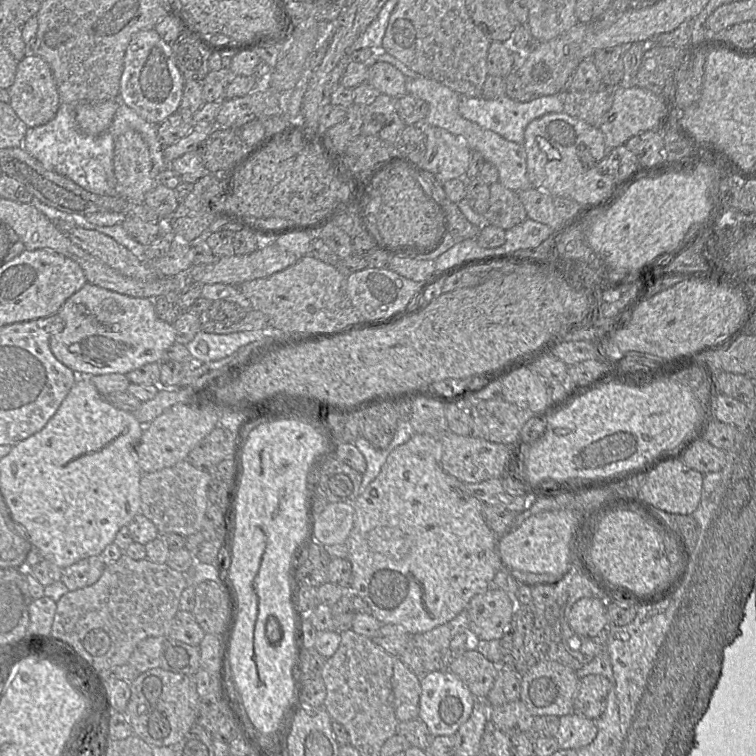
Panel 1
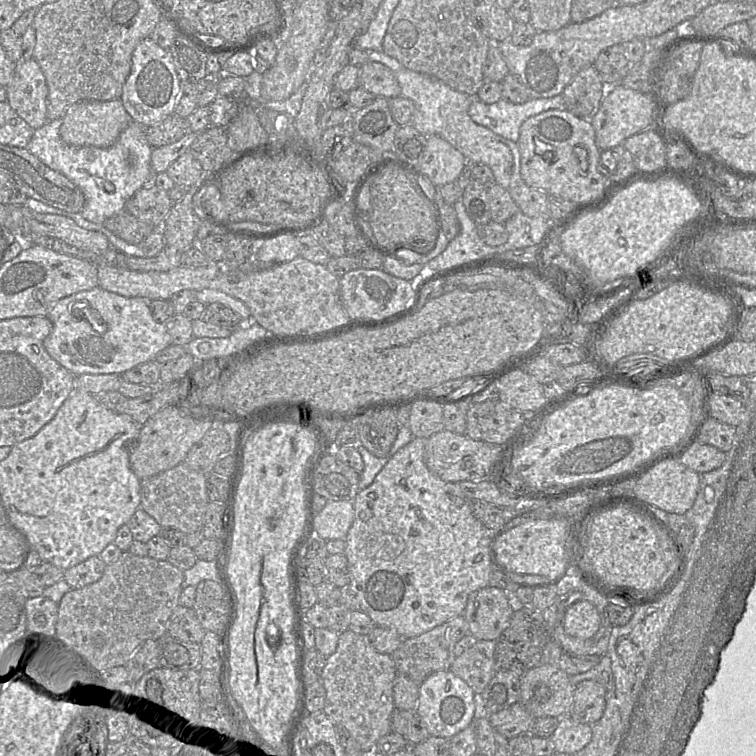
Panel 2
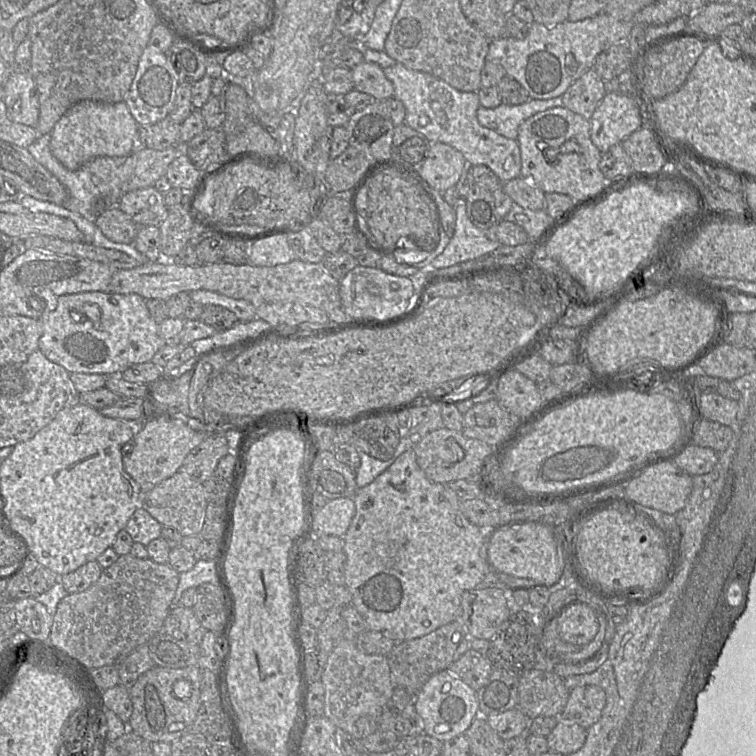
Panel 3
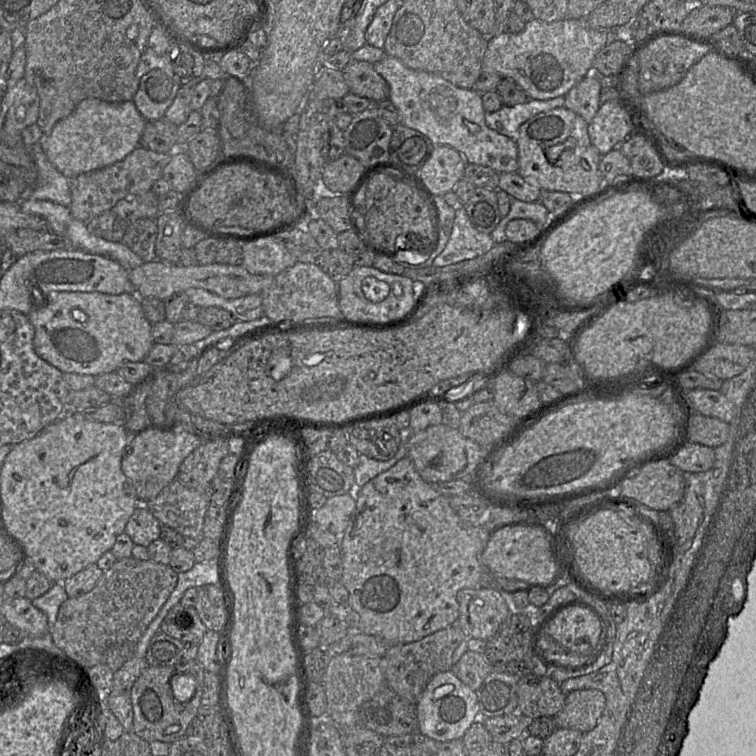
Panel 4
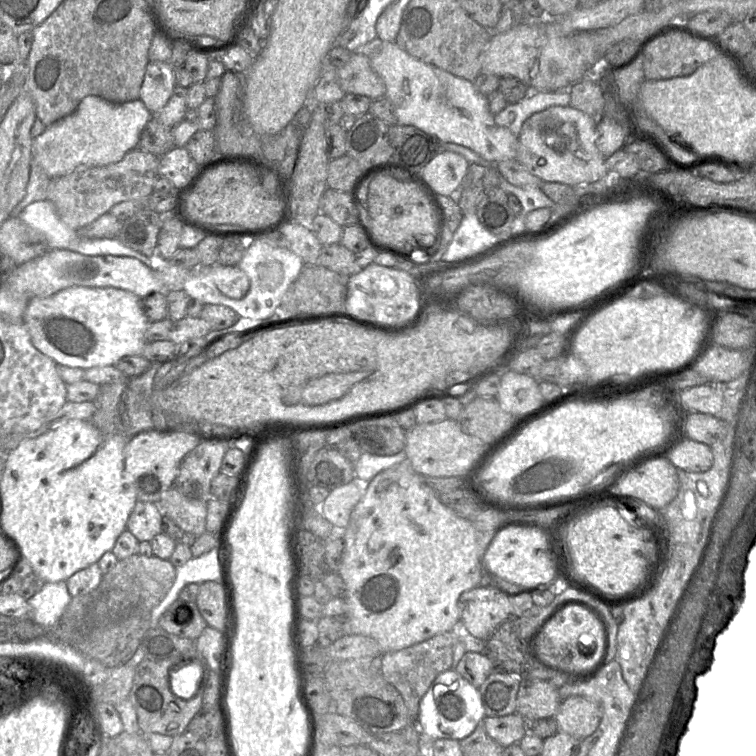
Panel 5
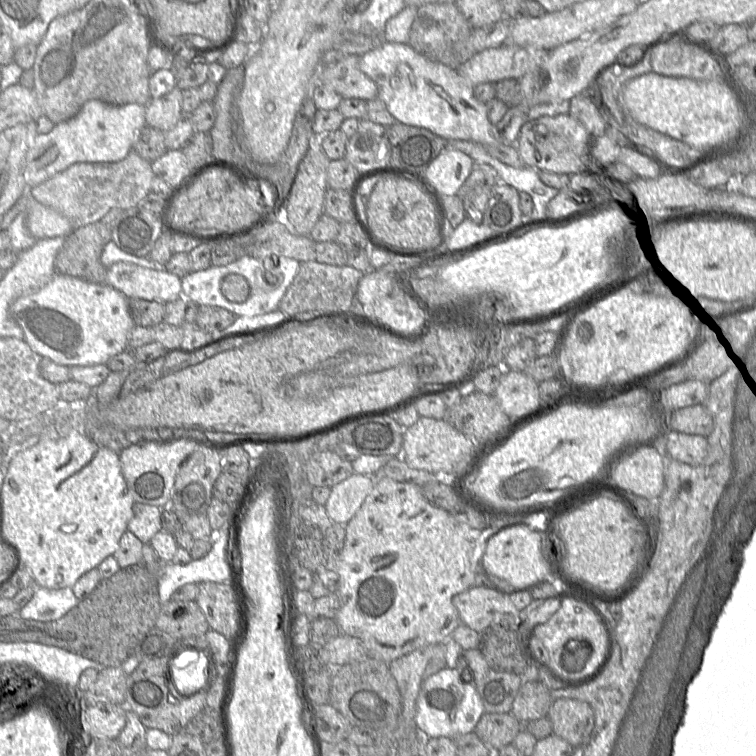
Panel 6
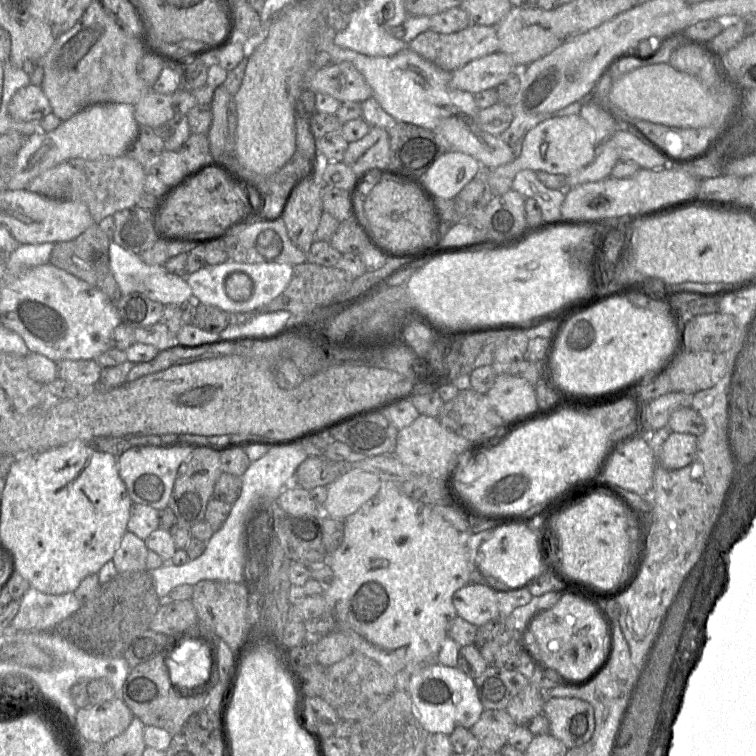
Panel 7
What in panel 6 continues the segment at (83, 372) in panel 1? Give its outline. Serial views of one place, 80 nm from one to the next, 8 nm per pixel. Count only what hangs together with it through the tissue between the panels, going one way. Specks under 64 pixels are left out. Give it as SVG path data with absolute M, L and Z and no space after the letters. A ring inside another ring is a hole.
M55 272L50 281L38 291L17 298L10 306L10 315L21 327L24 333L24 340L27 342L30 348L40 356L46 357L57 364L65 366L91 366L96 364L105 364L111 357L128 349L127 342L129 339L129 333L135 325L129 312L128 299L129 298L127 298L120 291L107 284L92 283L74 276Z

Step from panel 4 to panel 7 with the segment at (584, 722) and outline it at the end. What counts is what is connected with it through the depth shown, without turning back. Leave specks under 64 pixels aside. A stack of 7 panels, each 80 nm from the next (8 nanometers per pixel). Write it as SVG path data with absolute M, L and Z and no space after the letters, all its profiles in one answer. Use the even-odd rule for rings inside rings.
M547 697L543 714L549 721L549 732L568 749L587 742L594 731L594 711L590 703L579 698Z

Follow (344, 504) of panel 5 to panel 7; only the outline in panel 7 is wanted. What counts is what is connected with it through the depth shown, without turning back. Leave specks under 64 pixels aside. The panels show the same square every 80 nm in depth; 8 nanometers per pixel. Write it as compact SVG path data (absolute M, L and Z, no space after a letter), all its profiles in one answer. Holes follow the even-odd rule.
M353 469L328 484L328 496L322 506L324 516L345 519L377 494L383 481L374 473Z

